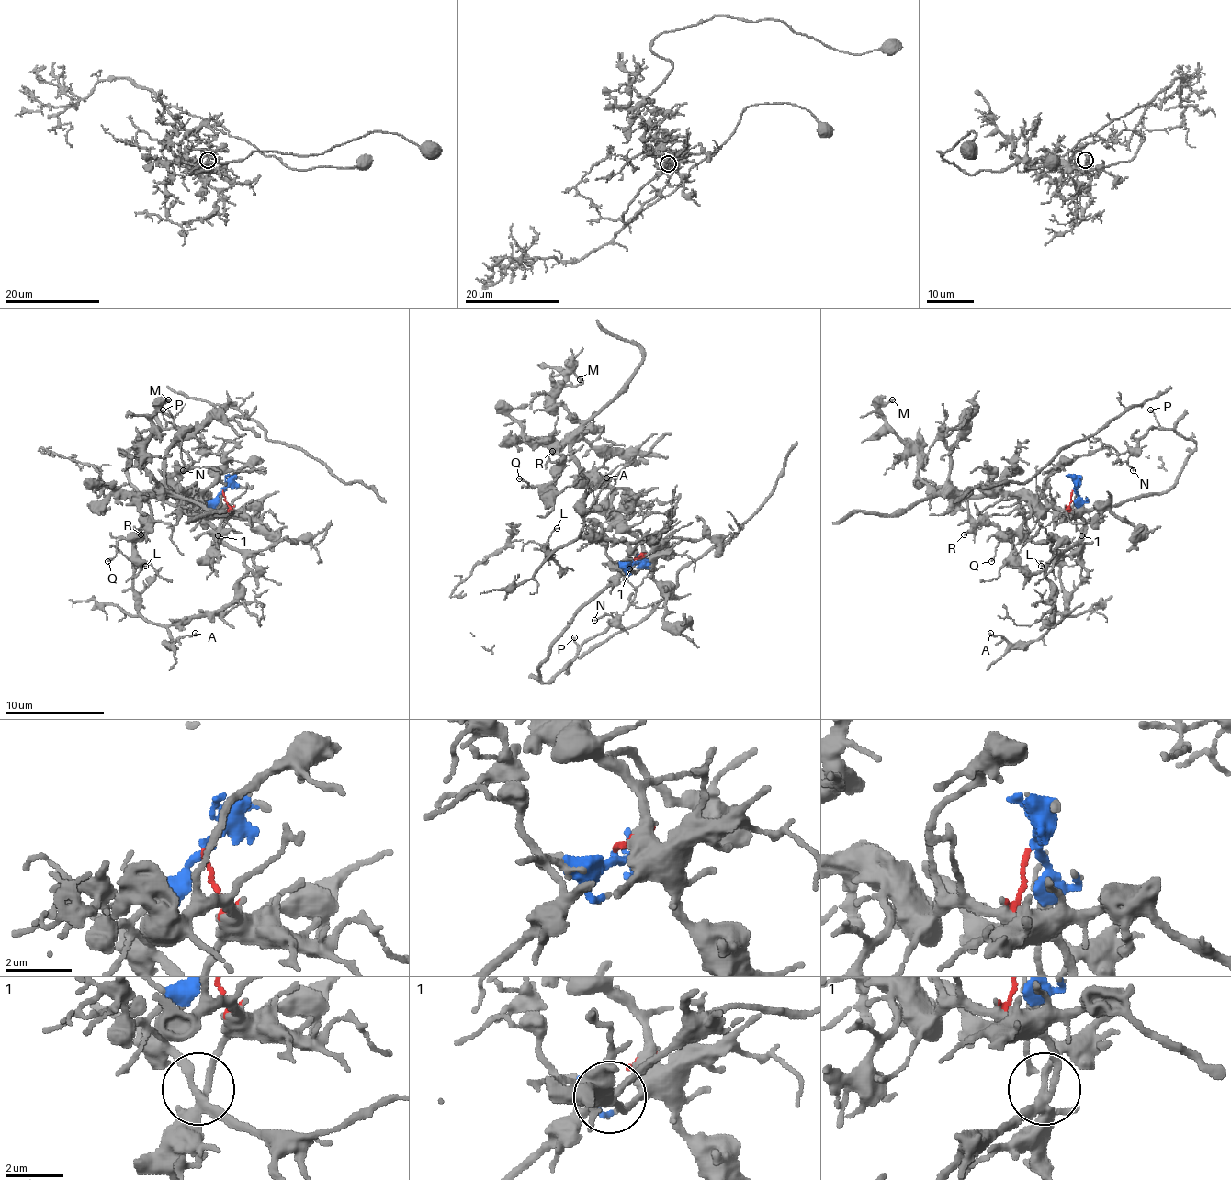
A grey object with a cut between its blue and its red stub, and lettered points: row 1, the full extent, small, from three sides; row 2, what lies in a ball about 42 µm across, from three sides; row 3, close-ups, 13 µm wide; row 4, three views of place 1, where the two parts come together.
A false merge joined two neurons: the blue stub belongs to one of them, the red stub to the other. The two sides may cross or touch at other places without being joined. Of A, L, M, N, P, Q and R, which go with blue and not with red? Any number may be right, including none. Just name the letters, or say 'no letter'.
A, L, N, P

